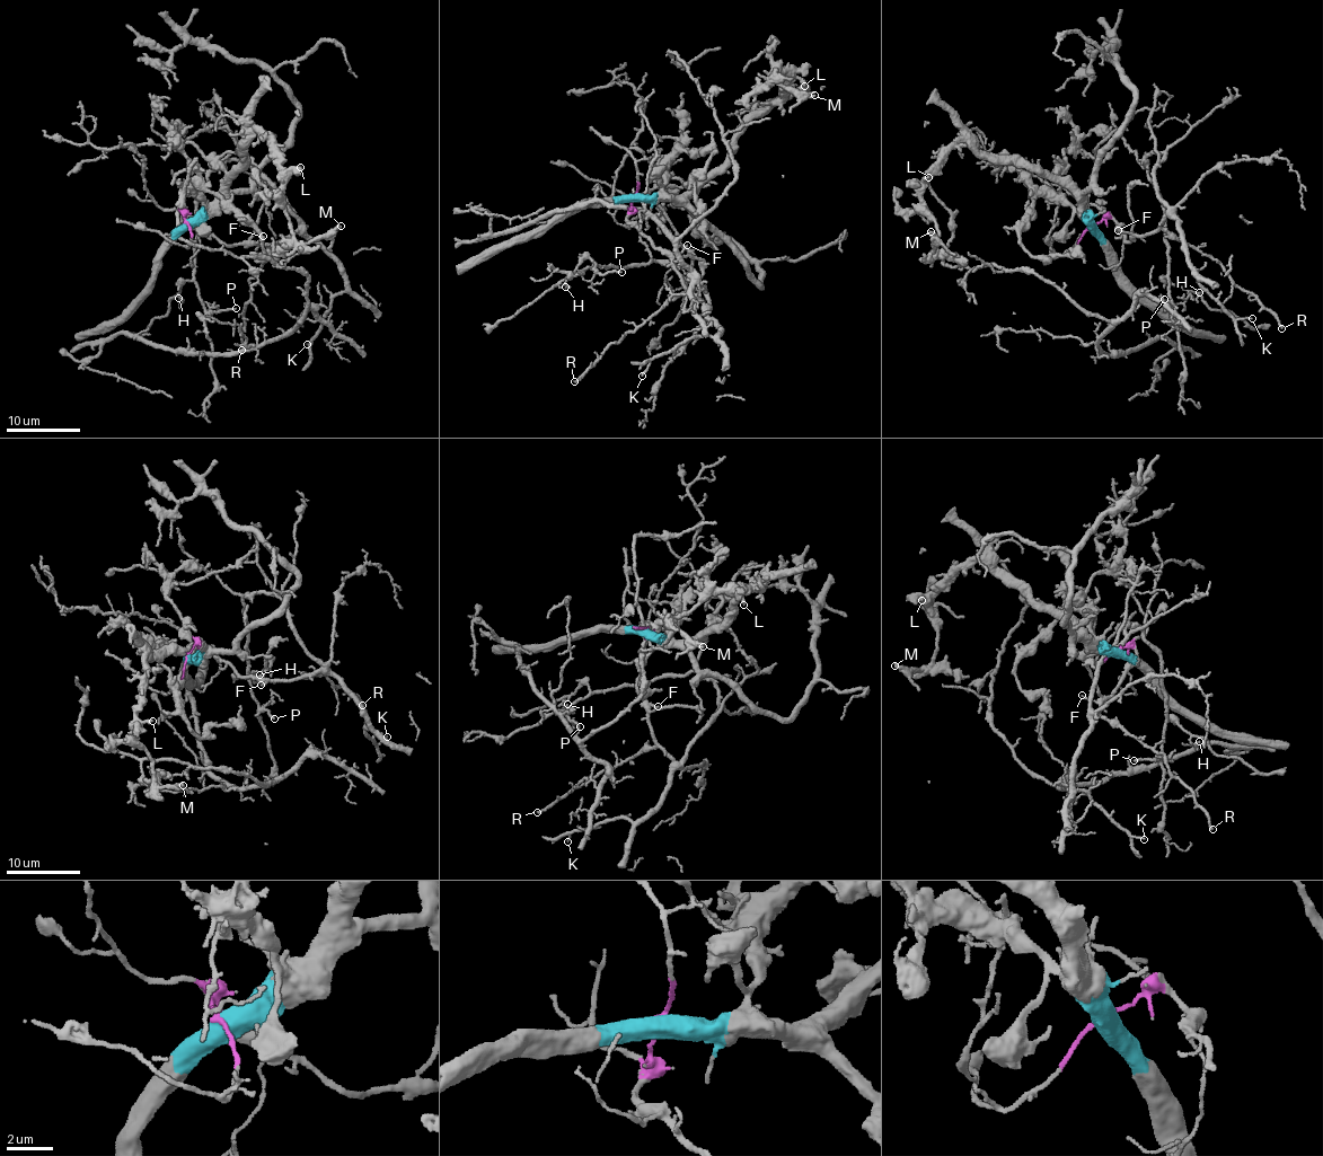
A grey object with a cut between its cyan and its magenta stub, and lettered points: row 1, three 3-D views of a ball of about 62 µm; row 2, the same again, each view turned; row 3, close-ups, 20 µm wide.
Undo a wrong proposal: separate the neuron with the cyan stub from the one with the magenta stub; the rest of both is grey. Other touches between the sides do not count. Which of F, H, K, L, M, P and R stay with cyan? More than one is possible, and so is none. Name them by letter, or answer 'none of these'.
L, M

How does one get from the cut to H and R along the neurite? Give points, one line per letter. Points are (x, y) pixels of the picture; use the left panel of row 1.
H: (186, 222), (249, 245), (276, 244), (299, 223), (244, 158), (219, 165), (196, 208), (194, 278), (179, 298)
R: (186, 222), (183, 214), (227, 244), (280, 243), (273, 245), (249, 280), (250, 296), (243, 315), (240, 351)

